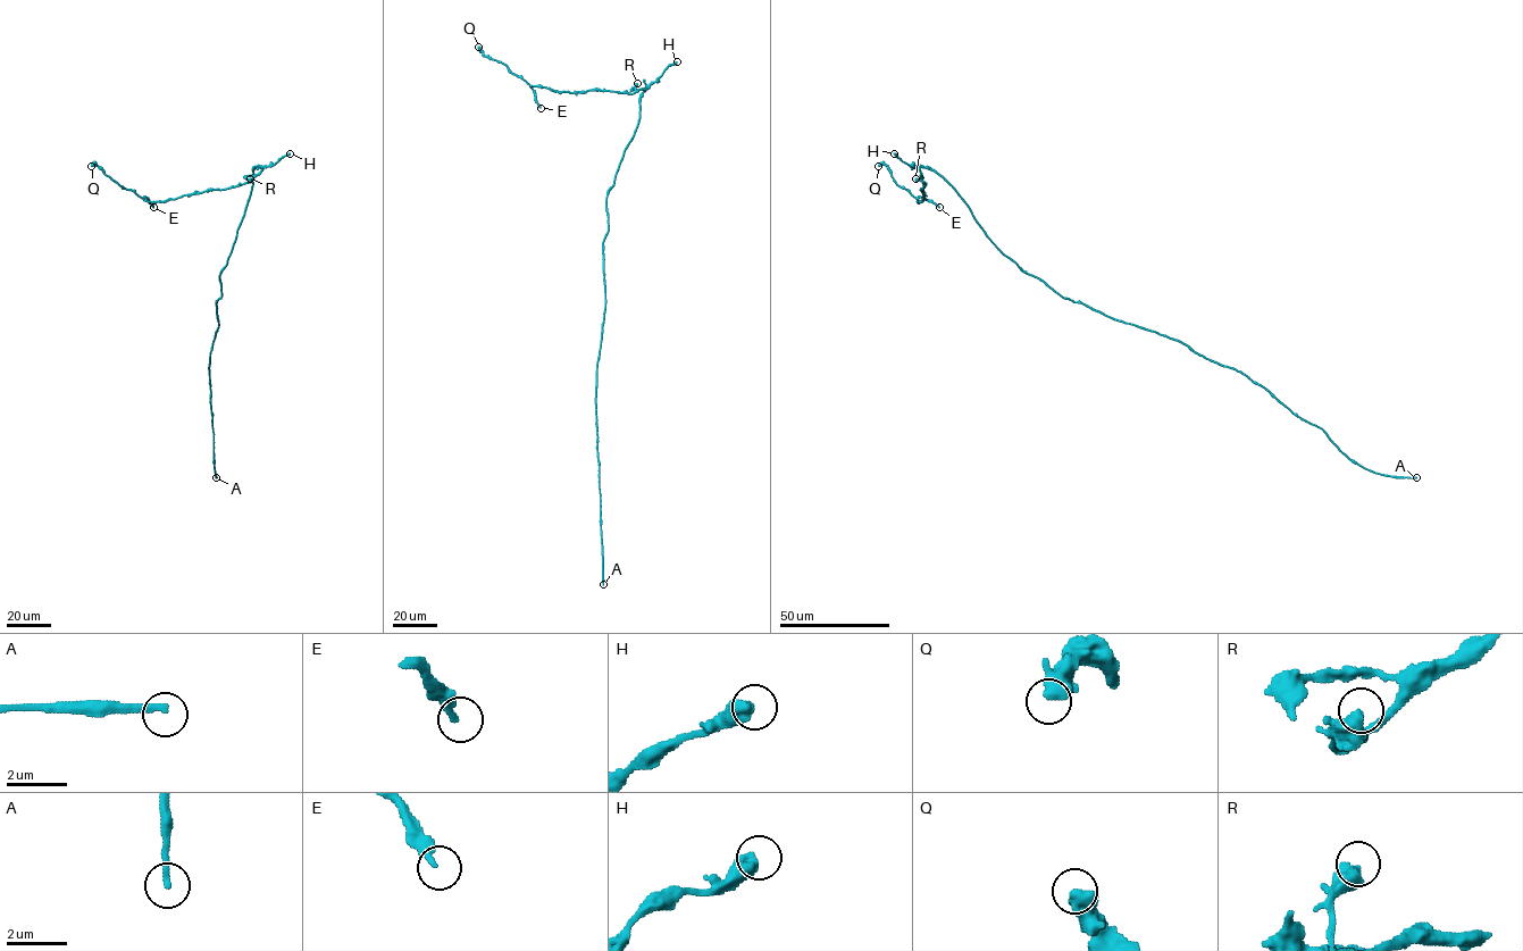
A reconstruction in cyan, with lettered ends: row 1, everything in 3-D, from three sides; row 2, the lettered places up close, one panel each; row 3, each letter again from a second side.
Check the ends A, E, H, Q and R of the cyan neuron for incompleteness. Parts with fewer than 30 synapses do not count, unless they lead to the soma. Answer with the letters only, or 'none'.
A

